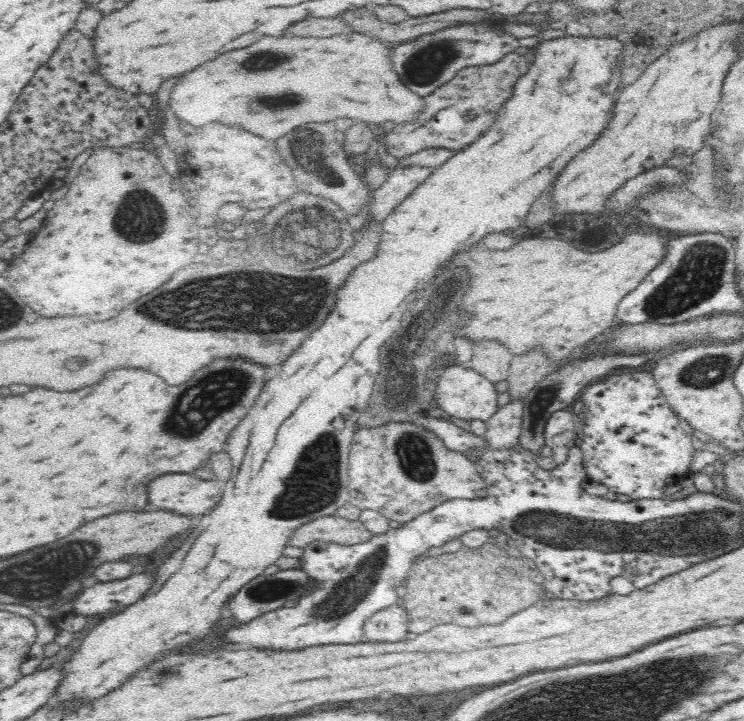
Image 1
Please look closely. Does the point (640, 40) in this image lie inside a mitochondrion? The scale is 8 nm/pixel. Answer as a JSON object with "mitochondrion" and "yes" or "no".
{"mitochondrion":"no"}

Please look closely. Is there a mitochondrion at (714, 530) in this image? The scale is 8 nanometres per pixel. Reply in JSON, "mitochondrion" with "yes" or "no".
{"mitochondrion":"yes"}

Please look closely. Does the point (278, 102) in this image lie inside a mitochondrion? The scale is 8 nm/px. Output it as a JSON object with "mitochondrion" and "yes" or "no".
{"mitochondrion":"yes"}

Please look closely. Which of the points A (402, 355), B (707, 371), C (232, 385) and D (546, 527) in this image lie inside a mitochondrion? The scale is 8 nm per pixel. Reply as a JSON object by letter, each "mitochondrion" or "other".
{"A":"mitochondrion","B":"mitochondrion","C":"mitochondrion","D":"mitochondrion"}

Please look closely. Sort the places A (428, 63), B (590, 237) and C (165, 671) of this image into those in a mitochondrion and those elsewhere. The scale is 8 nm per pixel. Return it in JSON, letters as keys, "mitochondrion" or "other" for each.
{"A":"mitochondrion","B":"other","C":"mitochondrion"}

